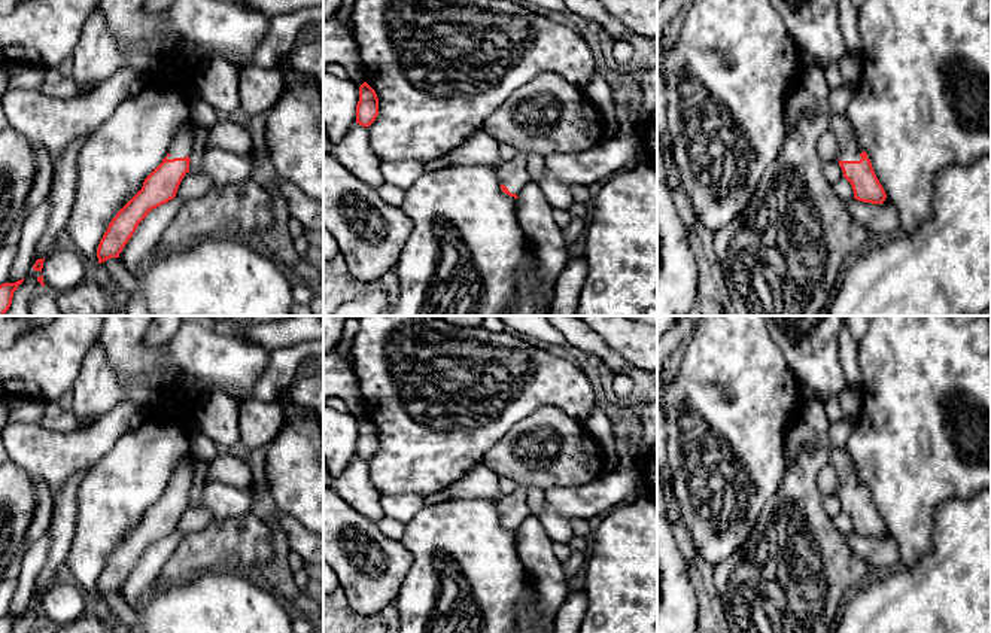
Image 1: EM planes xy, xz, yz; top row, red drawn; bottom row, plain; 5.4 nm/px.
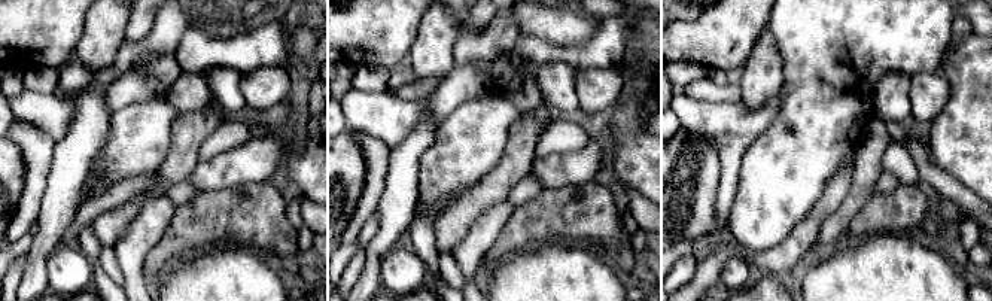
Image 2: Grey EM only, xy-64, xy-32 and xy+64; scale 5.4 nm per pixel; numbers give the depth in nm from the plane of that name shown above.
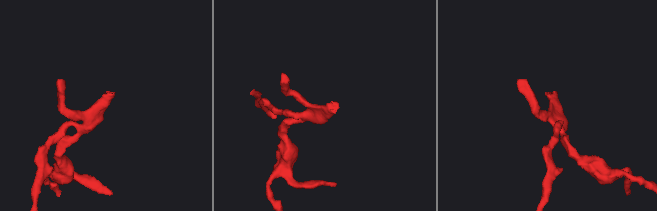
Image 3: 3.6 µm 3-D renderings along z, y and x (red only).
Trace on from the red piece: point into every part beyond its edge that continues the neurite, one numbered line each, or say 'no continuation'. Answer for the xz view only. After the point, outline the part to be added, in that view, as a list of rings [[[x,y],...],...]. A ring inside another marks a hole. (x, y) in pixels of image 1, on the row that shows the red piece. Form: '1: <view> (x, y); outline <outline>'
1: xz (549, 115); outline [[[541,73],[516,89],[484,119],[481,130],[516,149],[513,159],[496,165],[496,174],[517,197],[529,180],[529,152],[575,153],[604,139],[596,106],[584,91],[554,73]]]

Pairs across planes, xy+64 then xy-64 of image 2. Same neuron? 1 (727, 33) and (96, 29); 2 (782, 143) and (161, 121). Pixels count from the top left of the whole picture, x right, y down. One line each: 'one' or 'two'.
1: two
2: one

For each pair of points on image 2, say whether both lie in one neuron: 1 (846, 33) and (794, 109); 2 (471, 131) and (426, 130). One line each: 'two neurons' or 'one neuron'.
1: one neuron
2: two neurons

